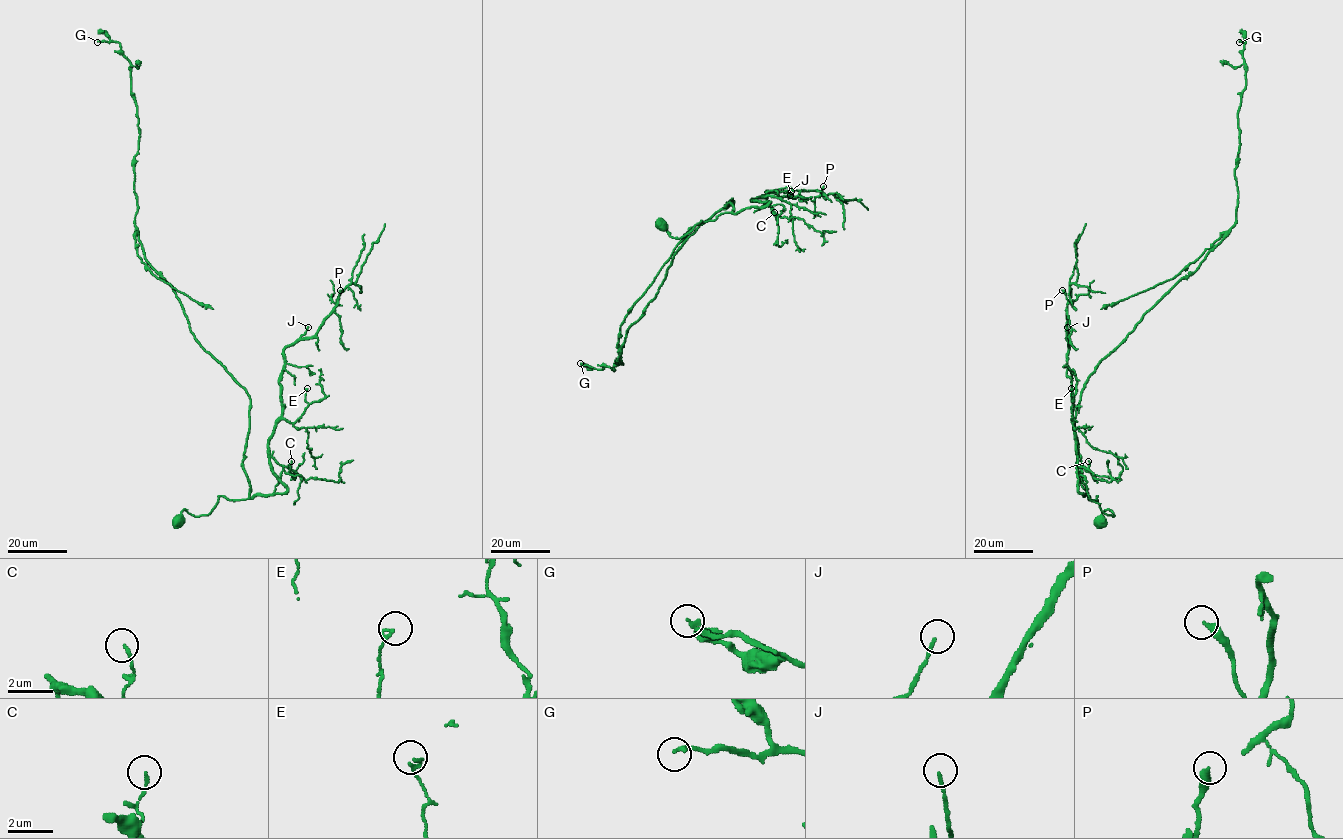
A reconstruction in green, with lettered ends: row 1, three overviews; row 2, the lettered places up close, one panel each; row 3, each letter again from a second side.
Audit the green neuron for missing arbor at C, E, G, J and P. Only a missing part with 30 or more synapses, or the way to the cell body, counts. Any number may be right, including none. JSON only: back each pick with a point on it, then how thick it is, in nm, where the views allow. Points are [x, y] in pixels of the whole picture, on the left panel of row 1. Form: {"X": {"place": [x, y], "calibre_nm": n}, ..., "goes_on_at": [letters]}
{"G": {"place": [97, 42], "calibre_nm": 170}, "goes_on_at": ["G"]}

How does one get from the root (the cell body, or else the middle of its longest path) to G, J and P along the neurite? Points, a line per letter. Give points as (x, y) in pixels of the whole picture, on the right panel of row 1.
G: (1098, 520), (1114, 514), (1078, 476), (1081, 391), (1235, 222), (1239, 42)
J: (1098, 520), (1107, 509), (1114, 514), (1101, 509), (1098, 496), (1089, 500), (1078, 491), (1067, 327)
P: (1098, 520), (1107, 509), (1114, 514), (1101, 509), (1098, 496), (1089, 500), (1078, 491), (1067, 300), (1062, 290)

